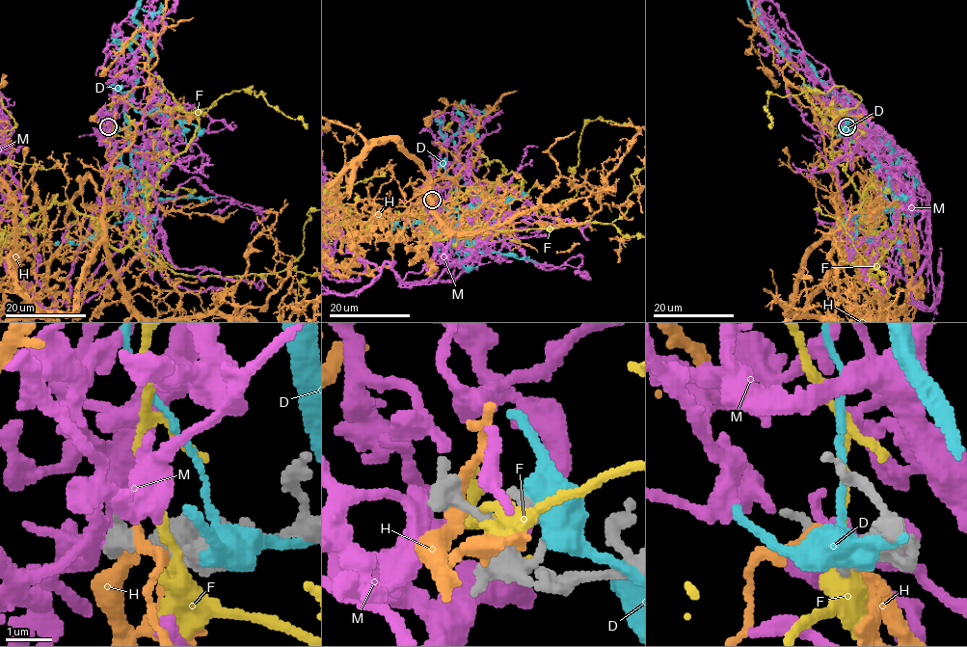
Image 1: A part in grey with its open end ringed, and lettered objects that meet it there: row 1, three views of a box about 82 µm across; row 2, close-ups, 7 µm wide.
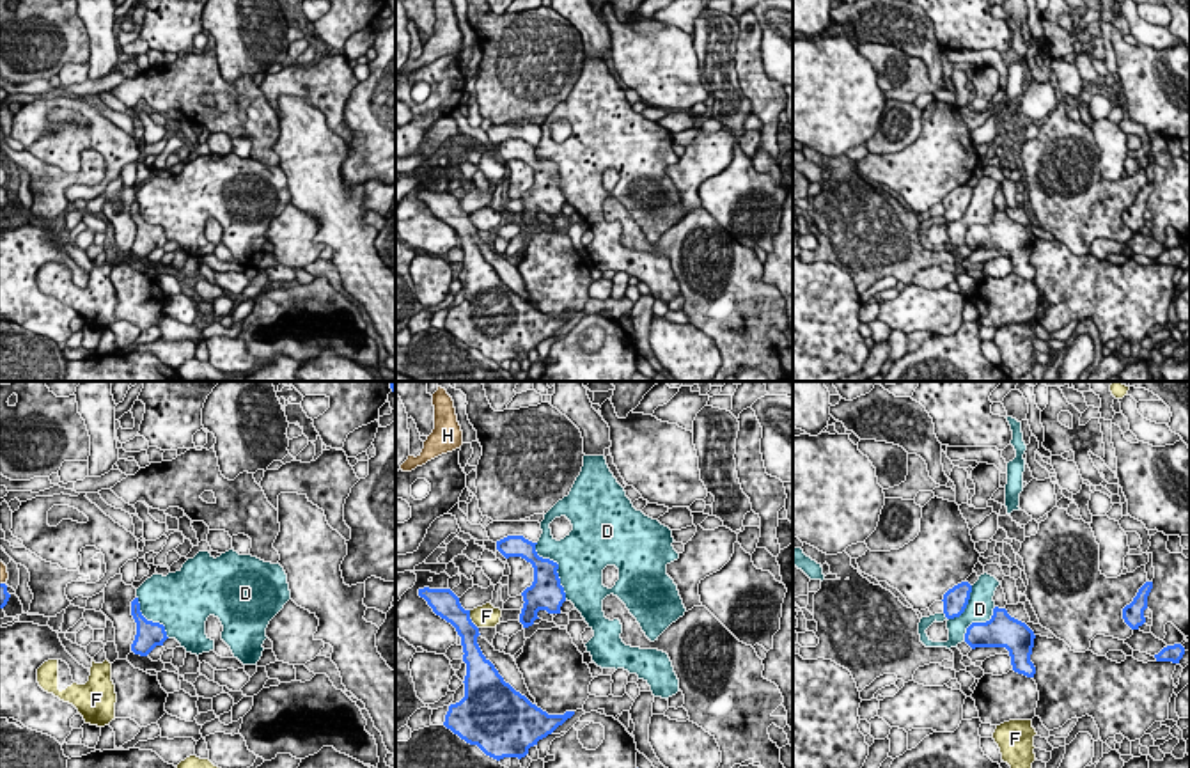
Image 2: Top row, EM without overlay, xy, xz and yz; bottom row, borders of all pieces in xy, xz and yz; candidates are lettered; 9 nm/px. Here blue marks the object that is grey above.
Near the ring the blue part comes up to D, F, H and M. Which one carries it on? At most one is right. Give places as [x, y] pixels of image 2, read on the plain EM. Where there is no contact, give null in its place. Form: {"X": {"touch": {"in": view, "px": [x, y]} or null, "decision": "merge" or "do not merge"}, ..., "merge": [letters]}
{"D": {"touch": {"in": "xz", "px": [557, 169]}, "decision": "do not merge"}, "F": {"touch": {"in": "xz", "px": [470, 222]}, "decision": "do not merge"}, "H": {"touch": {"in": "xy", "px": [2, 187]}, "decision": "do not merge"}, "M": {"touch": null, "decision": "merge"}, "merge": ["M"]}

